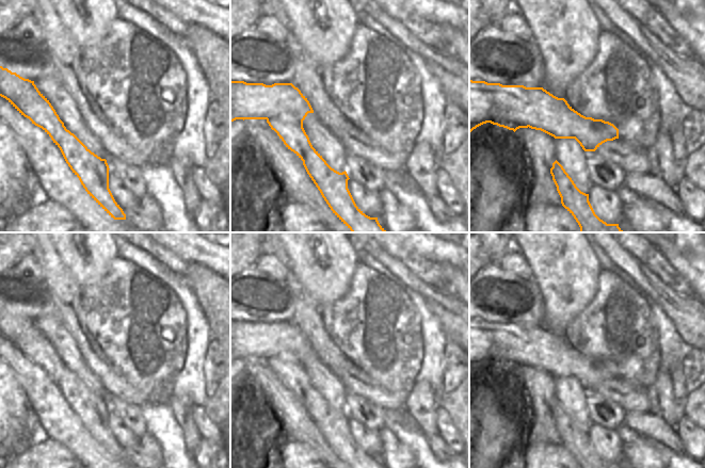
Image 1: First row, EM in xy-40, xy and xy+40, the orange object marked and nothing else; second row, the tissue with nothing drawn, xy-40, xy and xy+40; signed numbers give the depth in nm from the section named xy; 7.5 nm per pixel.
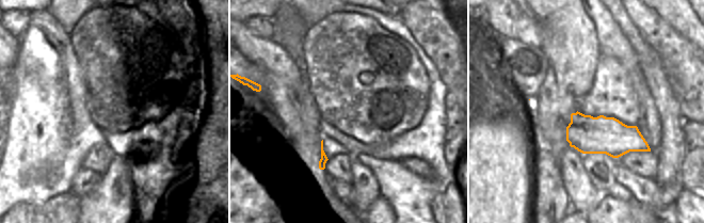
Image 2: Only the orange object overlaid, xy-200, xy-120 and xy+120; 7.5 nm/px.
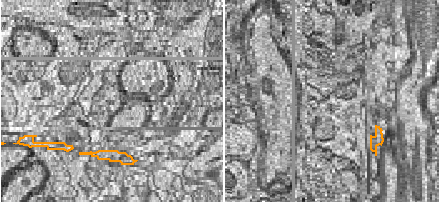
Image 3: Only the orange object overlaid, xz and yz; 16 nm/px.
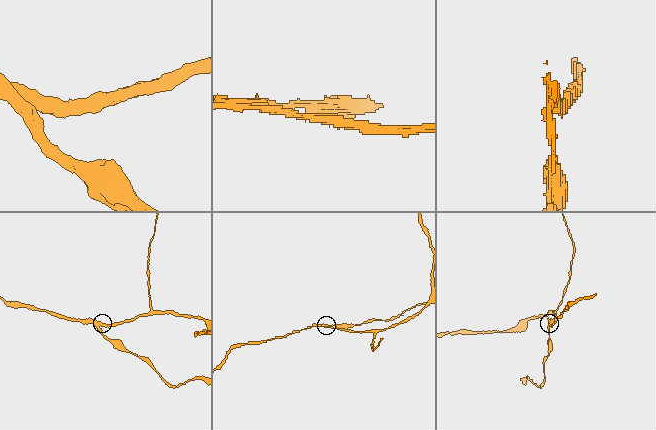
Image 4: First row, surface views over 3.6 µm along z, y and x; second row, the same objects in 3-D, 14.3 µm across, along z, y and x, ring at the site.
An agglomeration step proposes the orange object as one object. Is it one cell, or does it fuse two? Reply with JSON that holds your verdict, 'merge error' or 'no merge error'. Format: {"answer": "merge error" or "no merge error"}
{"answer": "merge error"}

